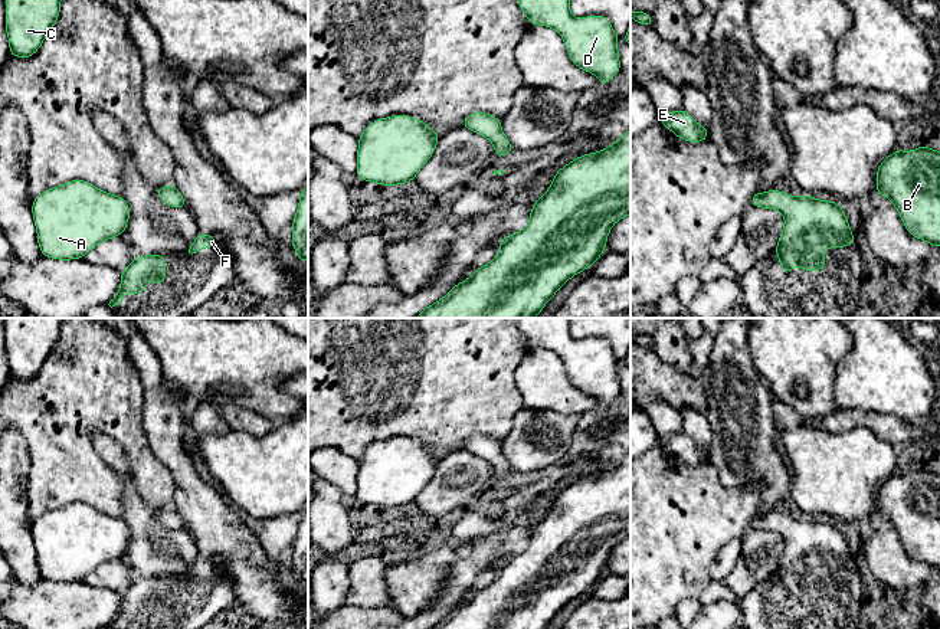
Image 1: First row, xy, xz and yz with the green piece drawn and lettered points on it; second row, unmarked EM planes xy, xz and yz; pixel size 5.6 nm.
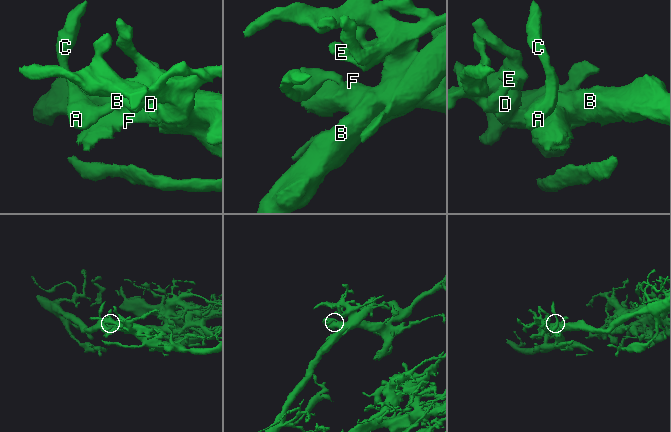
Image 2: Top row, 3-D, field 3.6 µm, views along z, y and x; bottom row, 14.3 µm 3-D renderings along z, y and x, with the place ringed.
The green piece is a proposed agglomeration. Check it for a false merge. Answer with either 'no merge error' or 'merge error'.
no merge error

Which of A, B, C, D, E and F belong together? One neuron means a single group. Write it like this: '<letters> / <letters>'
A B C D E F

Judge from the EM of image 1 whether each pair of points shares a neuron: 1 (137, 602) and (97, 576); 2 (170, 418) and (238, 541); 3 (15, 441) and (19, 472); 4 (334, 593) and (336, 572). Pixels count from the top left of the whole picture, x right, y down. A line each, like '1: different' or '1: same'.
1: different
2: same
3: same
4: same

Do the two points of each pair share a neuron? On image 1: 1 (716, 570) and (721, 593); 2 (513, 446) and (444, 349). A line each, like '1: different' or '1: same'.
1: different
2: different

